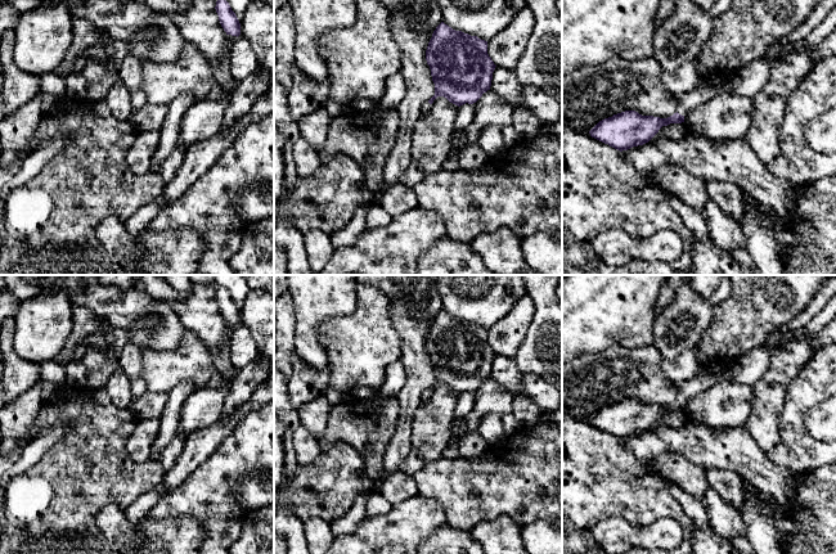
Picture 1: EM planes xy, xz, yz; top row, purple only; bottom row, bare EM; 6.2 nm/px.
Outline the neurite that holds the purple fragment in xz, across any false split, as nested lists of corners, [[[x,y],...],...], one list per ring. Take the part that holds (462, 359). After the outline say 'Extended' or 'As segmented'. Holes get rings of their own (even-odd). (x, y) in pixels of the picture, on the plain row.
[[[444,310],[432,321],[426,338],[426,348],[435,371],[435,383],[422,393],[423,402],[431,398],[431,392],[437,384],[444,384],[458,395],[476,391],[484,380],[490,378],[496,355],[487,342],[487,329],[455,319]]]. Extended

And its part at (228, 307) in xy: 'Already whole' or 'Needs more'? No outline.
Already whole

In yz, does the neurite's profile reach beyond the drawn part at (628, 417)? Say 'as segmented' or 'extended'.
extended

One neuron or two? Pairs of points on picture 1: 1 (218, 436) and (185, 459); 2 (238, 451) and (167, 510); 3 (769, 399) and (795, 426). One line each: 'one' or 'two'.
1: one
2: one
3: two

